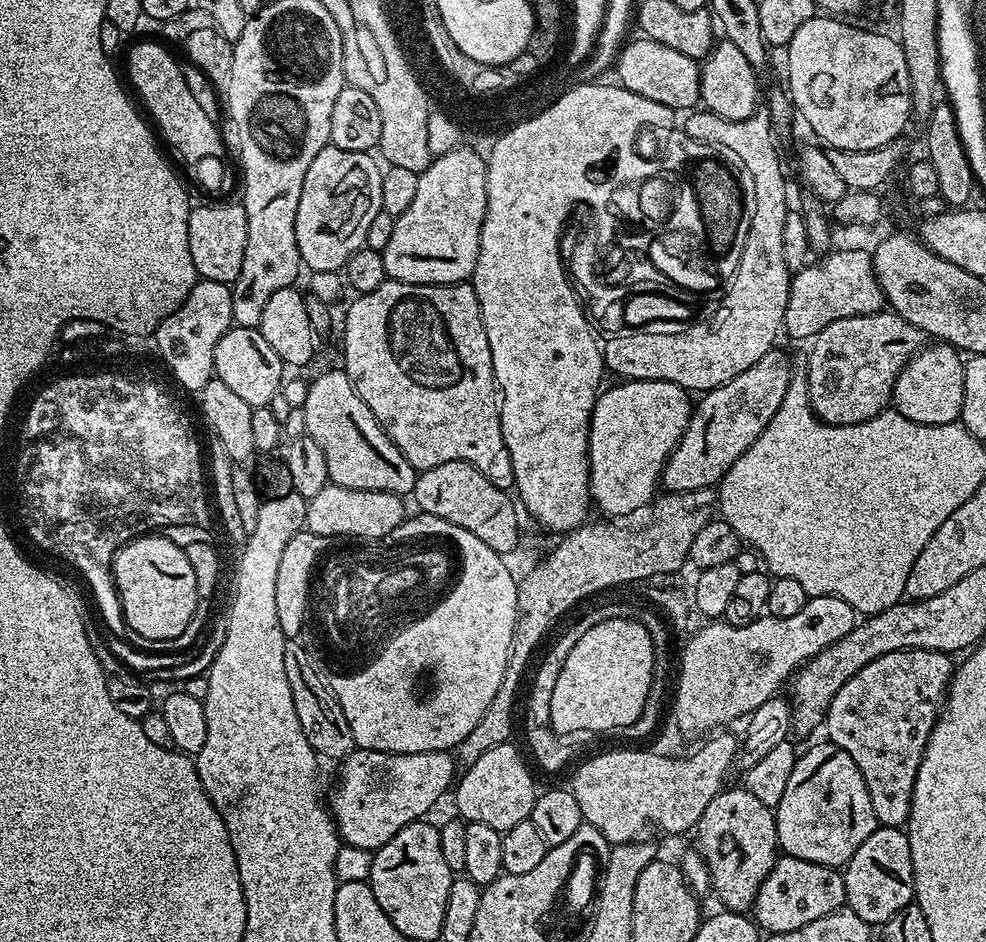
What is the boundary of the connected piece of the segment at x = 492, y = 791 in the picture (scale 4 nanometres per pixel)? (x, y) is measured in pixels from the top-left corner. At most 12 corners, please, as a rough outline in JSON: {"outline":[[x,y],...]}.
{"outline":[[486,750],[454,784],[459,819],[503,834],[538,787],[519,750]]}

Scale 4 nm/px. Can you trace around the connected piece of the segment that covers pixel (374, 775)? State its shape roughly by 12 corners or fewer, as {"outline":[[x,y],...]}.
{"outline":[[356,748],[330,811],[375,850],[417,823],[458,767],[451,751]]}

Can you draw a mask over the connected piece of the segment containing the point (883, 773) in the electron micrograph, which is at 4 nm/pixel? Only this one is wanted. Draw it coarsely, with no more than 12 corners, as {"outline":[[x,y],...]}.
{"outline":[[949,653],[882,654],[830,702],[827,739],[877,825],[907,825]]}

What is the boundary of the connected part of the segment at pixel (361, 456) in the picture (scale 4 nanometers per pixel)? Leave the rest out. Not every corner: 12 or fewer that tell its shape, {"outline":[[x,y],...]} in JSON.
{"outline":[[339,367],[303,431],[331,483],[401,498],[418,475]]}

